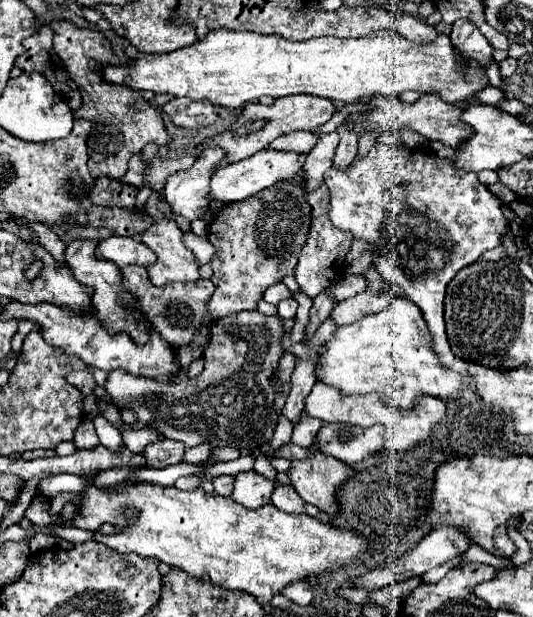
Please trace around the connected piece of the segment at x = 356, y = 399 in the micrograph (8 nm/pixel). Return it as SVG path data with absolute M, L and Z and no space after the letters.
M316 381L310 395L306 397L306 413L310 417L322 419L322 421L344 421L344 423L352 423L352 425L360 425L360 427L372 427L376 423L382 423L388 431L388 447L390 449L398 449L398 451L408 451L414 445L418 445L420 441L424 441L430 433L432 427L444 417L446 411L446 403L436 399L436 397L422 397L420 401L416 401L416 405L410 411L402 411L396 409L392 405L388 405L384 401L382 395L378 393L370 393L370 395L342 395L340 389L330 387L322 381Z

